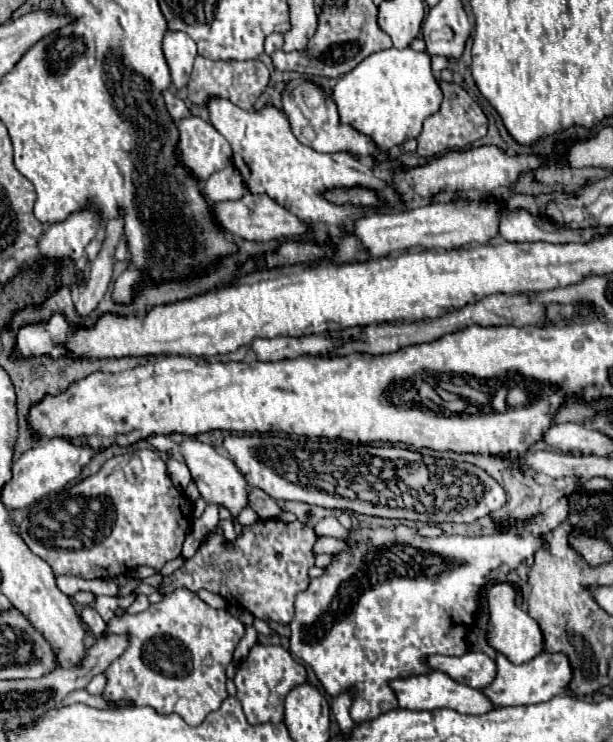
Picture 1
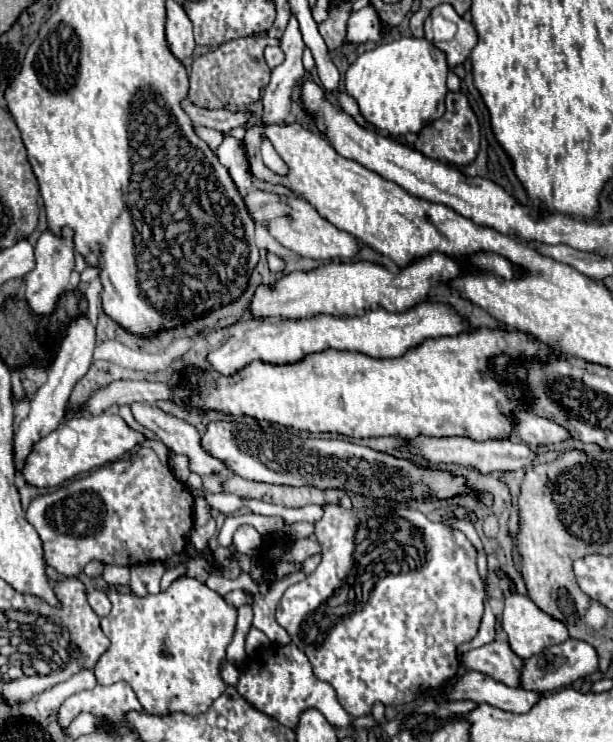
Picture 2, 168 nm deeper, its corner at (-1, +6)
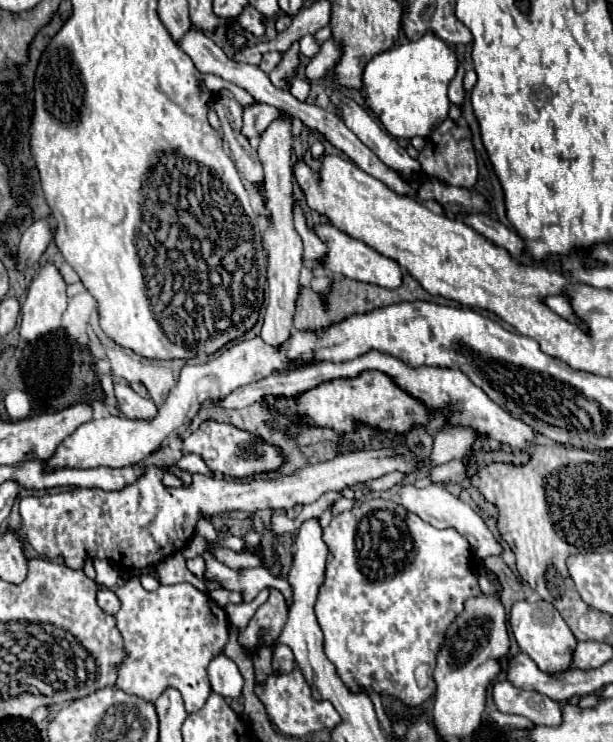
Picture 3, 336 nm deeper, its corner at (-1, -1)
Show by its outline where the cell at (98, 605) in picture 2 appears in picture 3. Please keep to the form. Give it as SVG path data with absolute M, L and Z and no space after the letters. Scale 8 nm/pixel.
M101 589L101 591L97 593L97 605L99 605L105 613L109 613L109 615L115 615L115 613L119 611L119 599L117 599L117 595L115 595L113 591L109 591L109 589Z

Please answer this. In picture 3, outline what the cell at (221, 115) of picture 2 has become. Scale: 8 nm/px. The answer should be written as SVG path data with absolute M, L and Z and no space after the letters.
M255 103L251 107L243 109L243 127L241 133L245 137L255 137L261 135L267 125L279 115L279 109L271 107L271 105L263 105L263 103Z

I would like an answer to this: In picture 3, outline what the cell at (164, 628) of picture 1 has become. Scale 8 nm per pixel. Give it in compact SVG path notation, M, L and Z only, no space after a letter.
M133 577L121 585L115 595L121 601L115 621L125 651L125 659L119 665L117 687L151 703L159 699L163 689L175 687L183 695L187 713L199 711L211 693L207 665L229 641L225 609L191 583L161 585L157 591L145 591L139 579Z

